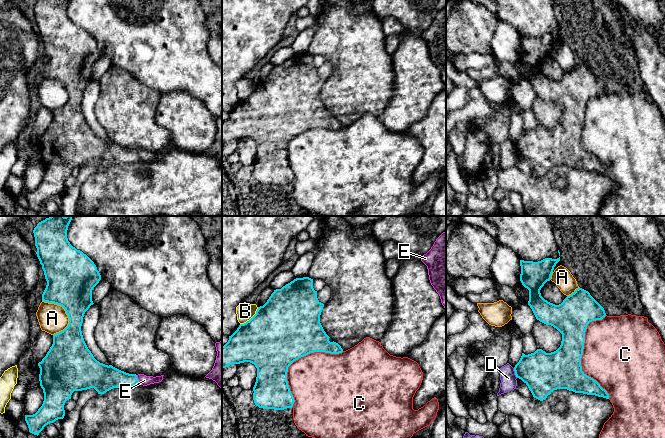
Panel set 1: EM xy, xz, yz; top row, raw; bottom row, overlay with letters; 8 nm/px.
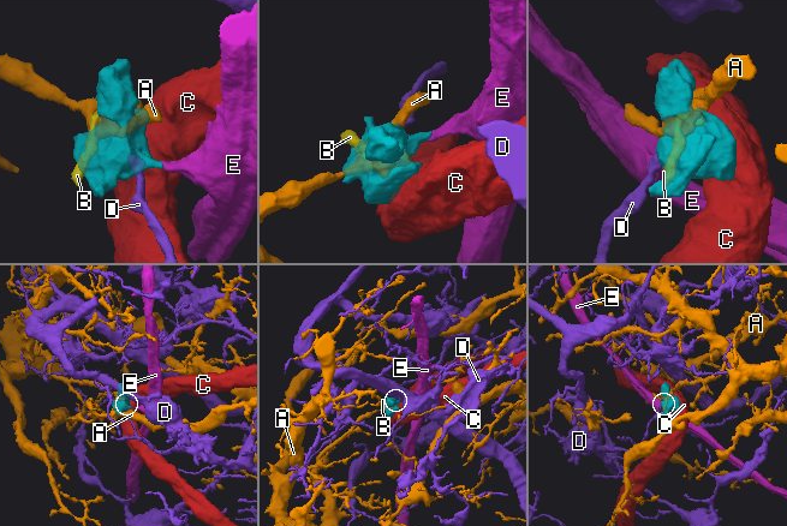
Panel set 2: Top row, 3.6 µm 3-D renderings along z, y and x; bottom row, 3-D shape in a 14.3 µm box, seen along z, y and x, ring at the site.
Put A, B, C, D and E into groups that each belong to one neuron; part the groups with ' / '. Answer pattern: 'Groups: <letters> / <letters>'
Groups: A / B / C / D / E

